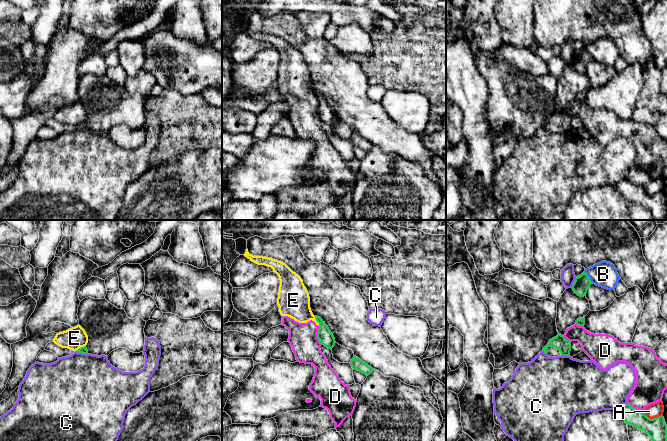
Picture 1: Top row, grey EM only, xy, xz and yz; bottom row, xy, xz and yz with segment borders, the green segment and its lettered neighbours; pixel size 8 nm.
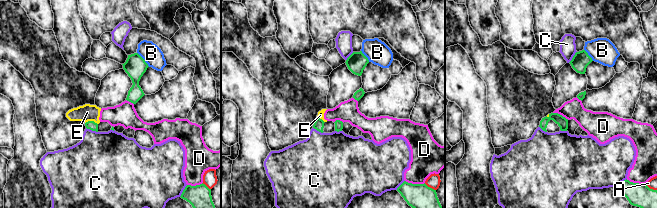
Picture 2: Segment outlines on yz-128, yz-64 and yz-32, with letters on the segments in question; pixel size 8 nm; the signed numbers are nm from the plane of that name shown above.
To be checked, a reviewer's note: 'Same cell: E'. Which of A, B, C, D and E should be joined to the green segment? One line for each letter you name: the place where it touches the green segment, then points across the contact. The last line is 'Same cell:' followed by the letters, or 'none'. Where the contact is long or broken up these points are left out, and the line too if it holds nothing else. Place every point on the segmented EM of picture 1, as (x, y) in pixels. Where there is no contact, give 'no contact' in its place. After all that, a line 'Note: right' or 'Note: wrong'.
Same cell: none
Note: wrong

